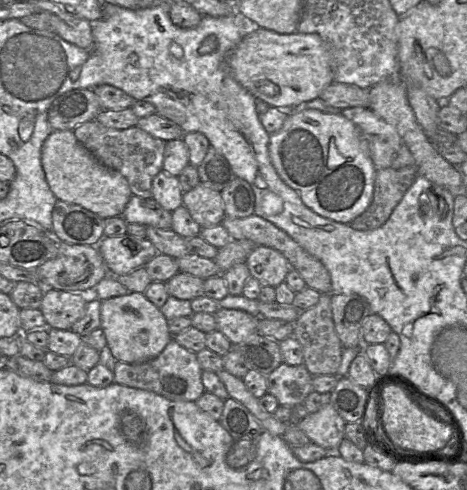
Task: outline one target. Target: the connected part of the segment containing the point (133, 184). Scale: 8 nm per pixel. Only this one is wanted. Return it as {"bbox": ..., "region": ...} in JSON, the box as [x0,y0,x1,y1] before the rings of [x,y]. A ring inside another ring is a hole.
{"bbox":[73,120,166,198],"region":[[[96,120],[85,122],[73,129],[77,140],[104,166],[123,175],[133,195],[152,198],[152,180],[163,170],[166,142],[139,127],[123,130],[109,128]]]}

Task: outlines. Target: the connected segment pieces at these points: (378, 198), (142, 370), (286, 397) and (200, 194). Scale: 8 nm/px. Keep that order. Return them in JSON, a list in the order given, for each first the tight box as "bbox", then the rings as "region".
[{"bbox":[349,165,417,230],"region":[[[416,165],[401,169],[377,170],[371,204],[349,225],[355,230],[373,230],[382,226],[389,219],[417,175]]]},{"bbox":[113,338,205,402],"region":[[[172,338],[160,355],[153,360],[141,364],[116,361],[113,371],[114,383],[150,391],[173,401],[195,402],[205,392],[202,383],[203,369],[196,354],[182,347]]]},{"bbox":[267,362,312,407],"region":[[[282,362],[274,371],[267,375],[267,393],[273,395],[280,405],[294,407],[302,404],[312,391],[312,375],[303,364],[291,366]]]},{"bbox":[183,183,225,228],"region":[[[203,183],[183,194],[183,203],[191,217],[201,228],[219,225],[225,217],[221,192]]]}]

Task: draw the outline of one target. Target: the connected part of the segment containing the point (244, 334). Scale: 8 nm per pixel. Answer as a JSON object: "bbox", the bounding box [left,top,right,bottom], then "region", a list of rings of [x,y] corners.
{"bbox":[214,308,260,346],"region":[[[219,308],[214,315],[217,330],[228,338],[232,346],[252,338],[257,333],[260,316],[226,308]]]}

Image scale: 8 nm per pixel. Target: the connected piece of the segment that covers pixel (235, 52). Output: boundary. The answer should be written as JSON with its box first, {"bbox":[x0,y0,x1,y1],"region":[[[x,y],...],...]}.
{"bbox":[226,28,334,109],"region":[[[257,28],[248,35],[246,35],[240,43],[229,53],[226,63],[233,78],[256,99],[261,99],[270,107],[277,107],[279,109],[299,109],[304,104],[319,98],[323,90],[334,83],[333,71],[331,69],[331,49],[330,46],[318,34],[306,34],[295,32],[293,34],[279,34],[272,30]]]}

